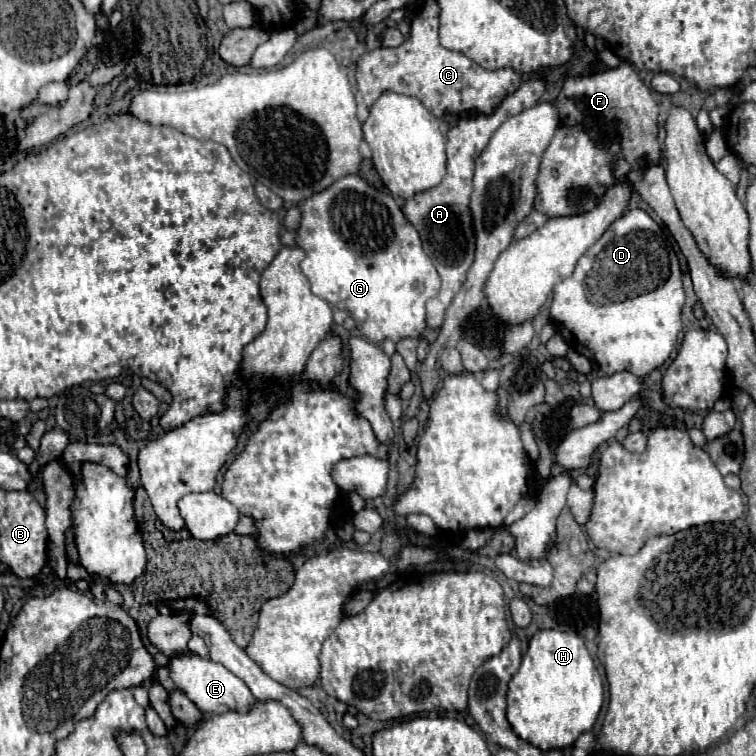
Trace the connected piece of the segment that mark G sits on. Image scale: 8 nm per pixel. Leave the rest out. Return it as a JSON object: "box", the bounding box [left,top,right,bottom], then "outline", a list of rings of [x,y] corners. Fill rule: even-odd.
{"box":[295,174,441,344],"outline":[[[357,174],[343,178],[345,180],[337,180],[331,188],[319,192],[319,196],[311,196],[311,200],[297,204],[301,210],[301,224],[295,244],[307,252],[301,260],[301,270],[311,282],[311,292],[327,300],[333,308],[347,310],[357,330],[375,344],[381,344],[385,338],[393,342],[419,338],[425,330],[425,304],[429,298],[437,296],[441,286],[439,274],[431,258],[423,252],[419,232],[407,222],[395,198],[359,180],[361,176]]]}

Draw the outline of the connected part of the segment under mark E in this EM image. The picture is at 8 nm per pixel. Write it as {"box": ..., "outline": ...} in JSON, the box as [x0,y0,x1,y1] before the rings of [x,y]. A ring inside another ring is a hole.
{"box":[169,654,255,714],"outline":[[[197,654],[175,656],[169,662],[169,670],[177,688],[181,688],[187,694],[187,698],[195,702],[195,706],[205,714],[223,714],[229,710],[249,712],[255,704],[255,696],[251,694],[247,684],[241,678],[237,678],[233,672],[229,672],[225,666],[209,658],[201,658]]]}

